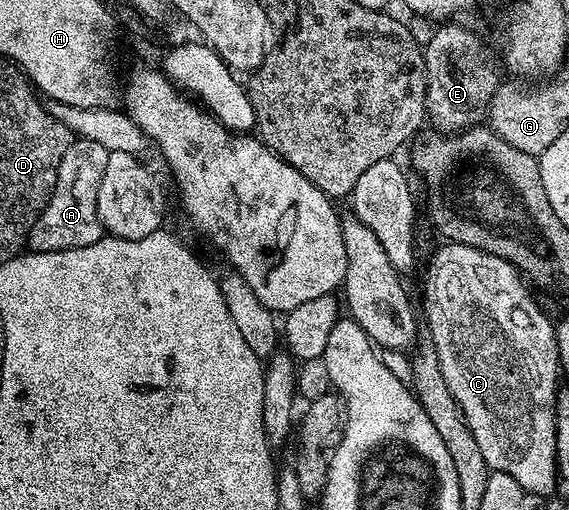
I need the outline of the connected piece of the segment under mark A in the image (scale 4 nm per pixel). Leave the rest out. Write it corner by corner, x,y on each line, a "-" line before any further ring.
76,138
69,145
69,149
65,149
65,157
61,157
61,169
57,169
57,181
53,193
49,197
49,201
45,205
45,209
37,217
37,221
33,225
33,229
27,234
27,247
31,251
64,251
65,249
77,249
85,245
93,245
98,239
104,238
103,223
99,220
97,213
97,192
101,190
101,177
105,177
105,164
109,162
109,151
104,146
94,141

